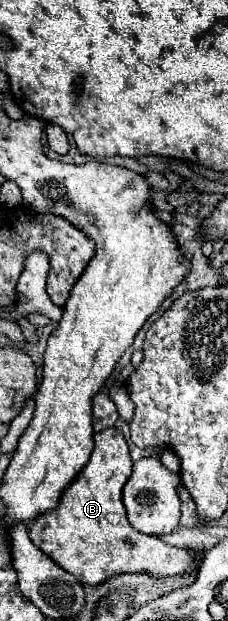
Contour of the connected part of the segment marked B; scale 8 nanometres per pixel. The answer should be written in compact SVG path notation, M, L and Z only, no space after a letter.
M107 428L95 434L95 450L87 468L63 492L57 510L35 518L29 524L29 538L53 562L73 574L81 584L97 586L117 574L147 572L153 578L167 578L181 574L199 560L191 552L165 544L161 538L137 532L125 514L121 490L131 476L131 456L123 434Z

